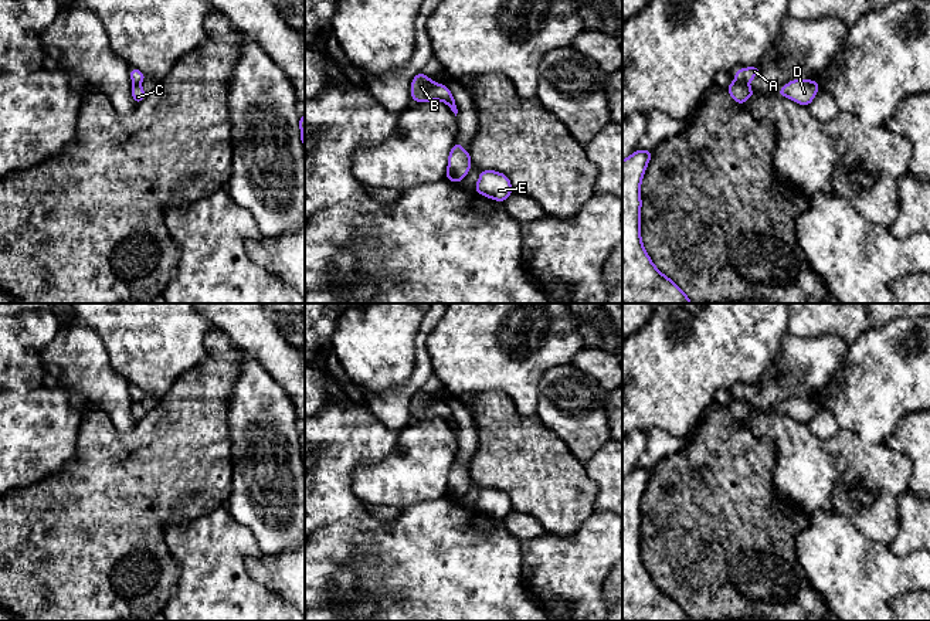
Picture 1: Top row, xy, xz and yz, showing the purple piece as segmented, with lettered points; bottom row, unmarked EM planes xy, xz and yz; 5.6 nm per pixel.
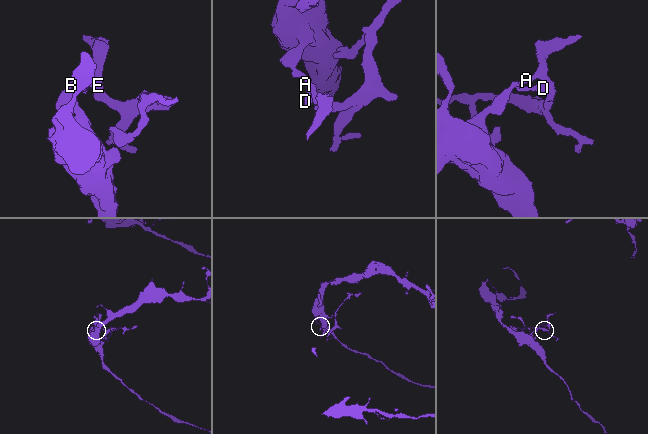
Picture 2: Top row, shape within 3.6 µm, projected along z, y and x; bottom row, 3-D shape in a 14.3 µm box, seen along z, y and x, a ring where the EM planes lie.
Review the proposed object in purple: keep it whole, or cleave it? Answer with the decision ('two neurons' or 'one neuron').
two neurons

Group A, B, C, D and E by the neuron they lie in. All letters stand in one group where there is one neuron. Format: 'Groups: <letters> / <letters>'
Groups: A E / B C D

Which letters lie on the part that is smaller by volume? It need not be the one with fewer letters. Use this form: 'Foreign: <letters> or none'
Foreign: A, E

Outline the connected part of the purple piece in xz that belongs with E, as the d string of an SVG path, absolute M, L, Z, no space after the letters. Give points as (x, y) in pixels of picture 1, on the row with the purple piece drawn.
M481 170L474 190L481 196L500 203L503 203L513 193L509 177L495 170Z

